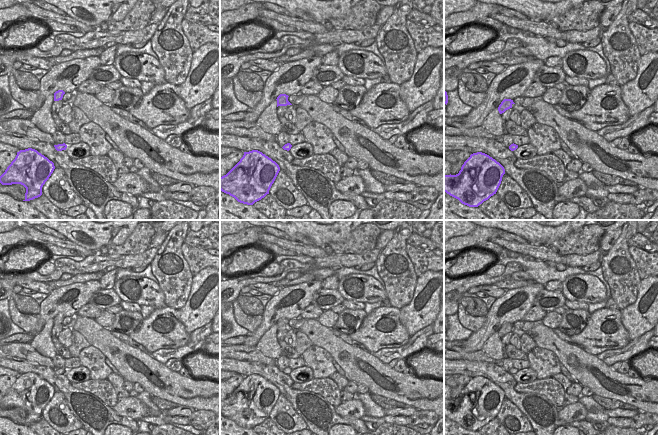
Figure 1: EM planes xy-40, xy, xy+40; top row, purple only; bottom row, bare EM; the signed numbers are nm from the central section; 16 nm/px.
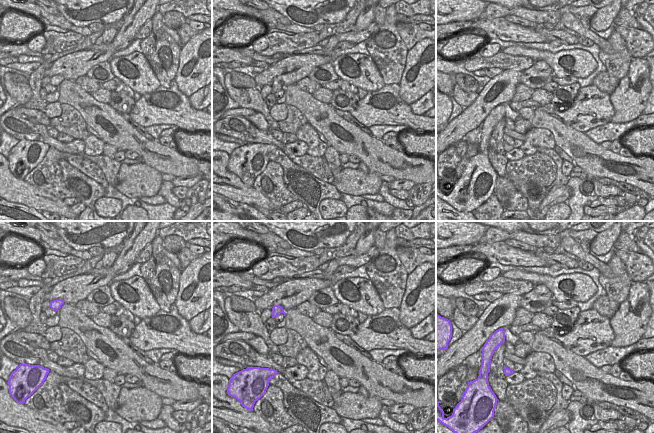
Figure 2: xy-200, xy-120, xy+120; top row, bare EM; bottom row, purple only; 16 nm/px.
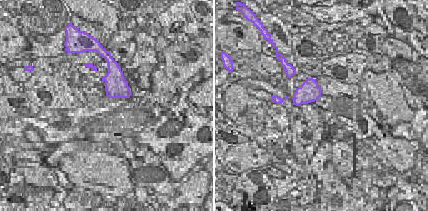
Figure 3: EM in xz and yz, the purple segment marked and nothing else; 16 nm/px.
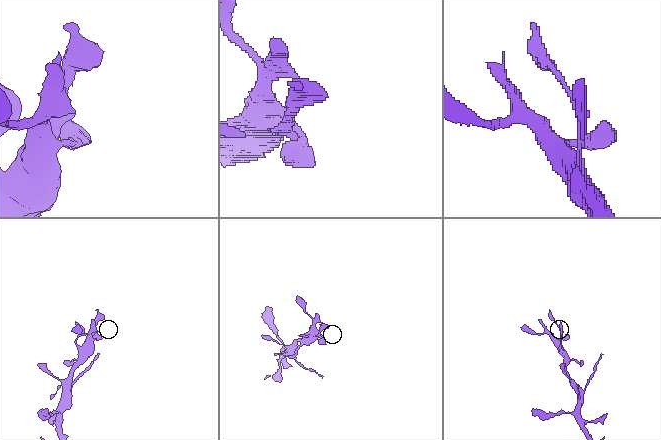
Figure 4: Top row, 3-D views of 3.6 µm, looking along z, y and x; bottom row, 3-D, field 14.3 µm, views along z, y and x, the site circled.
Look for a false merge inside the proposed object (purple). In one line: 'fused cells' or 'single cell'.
single cell

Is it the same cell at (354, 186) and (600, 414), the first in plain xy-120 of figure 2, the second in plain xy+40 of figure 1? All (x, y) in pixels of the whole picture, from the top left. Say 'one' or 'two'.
two

